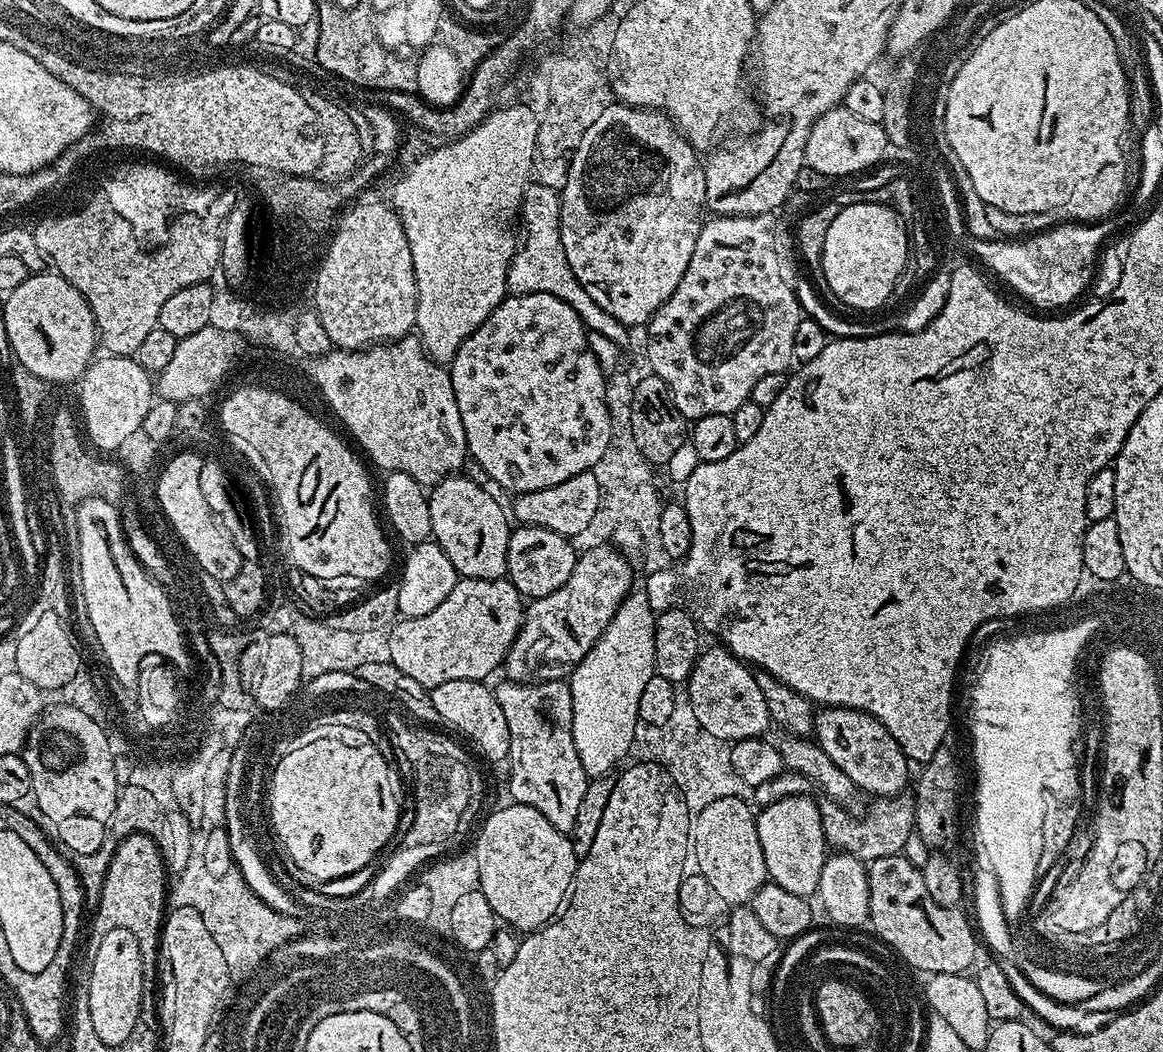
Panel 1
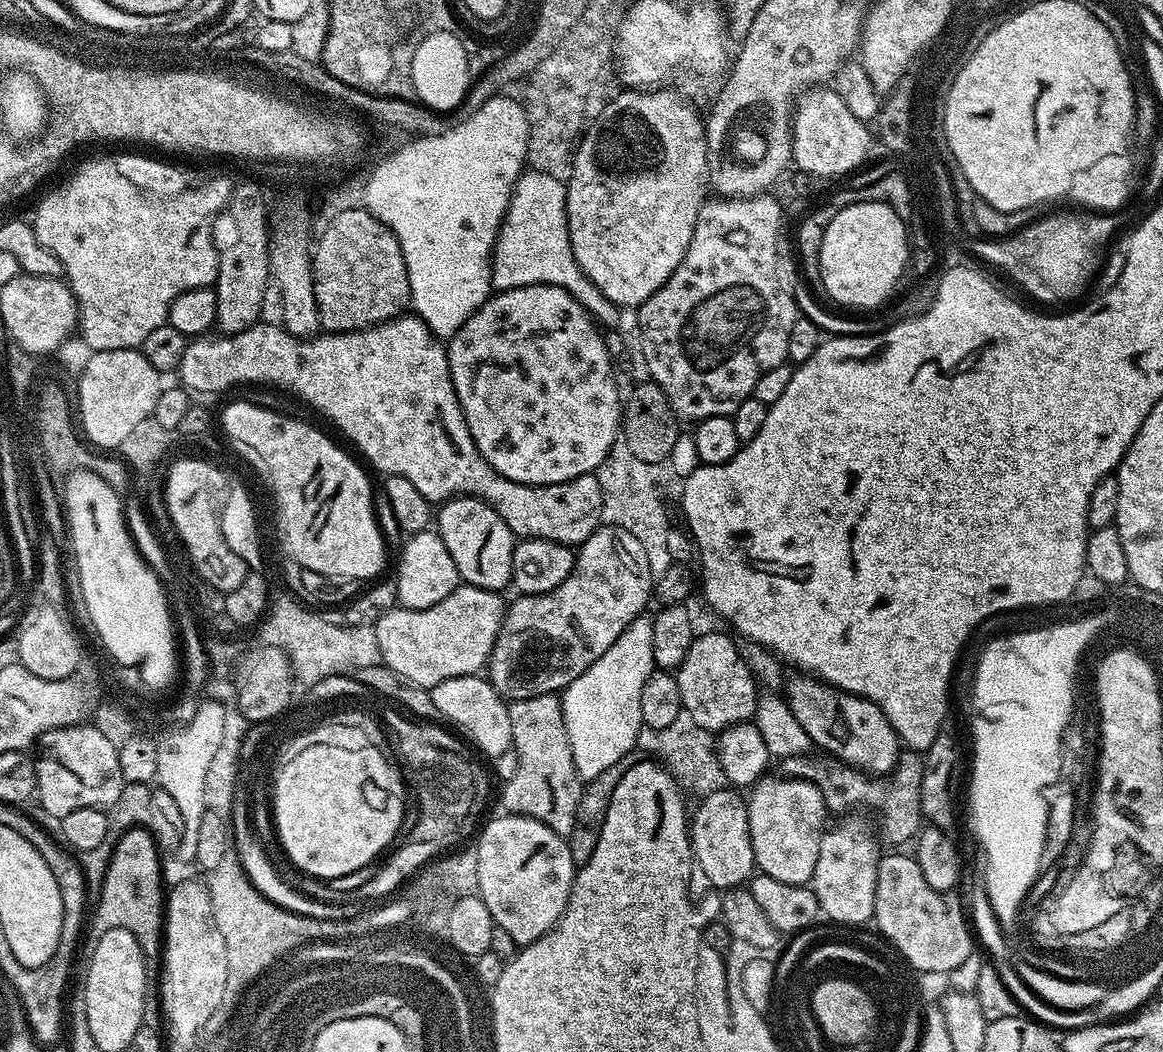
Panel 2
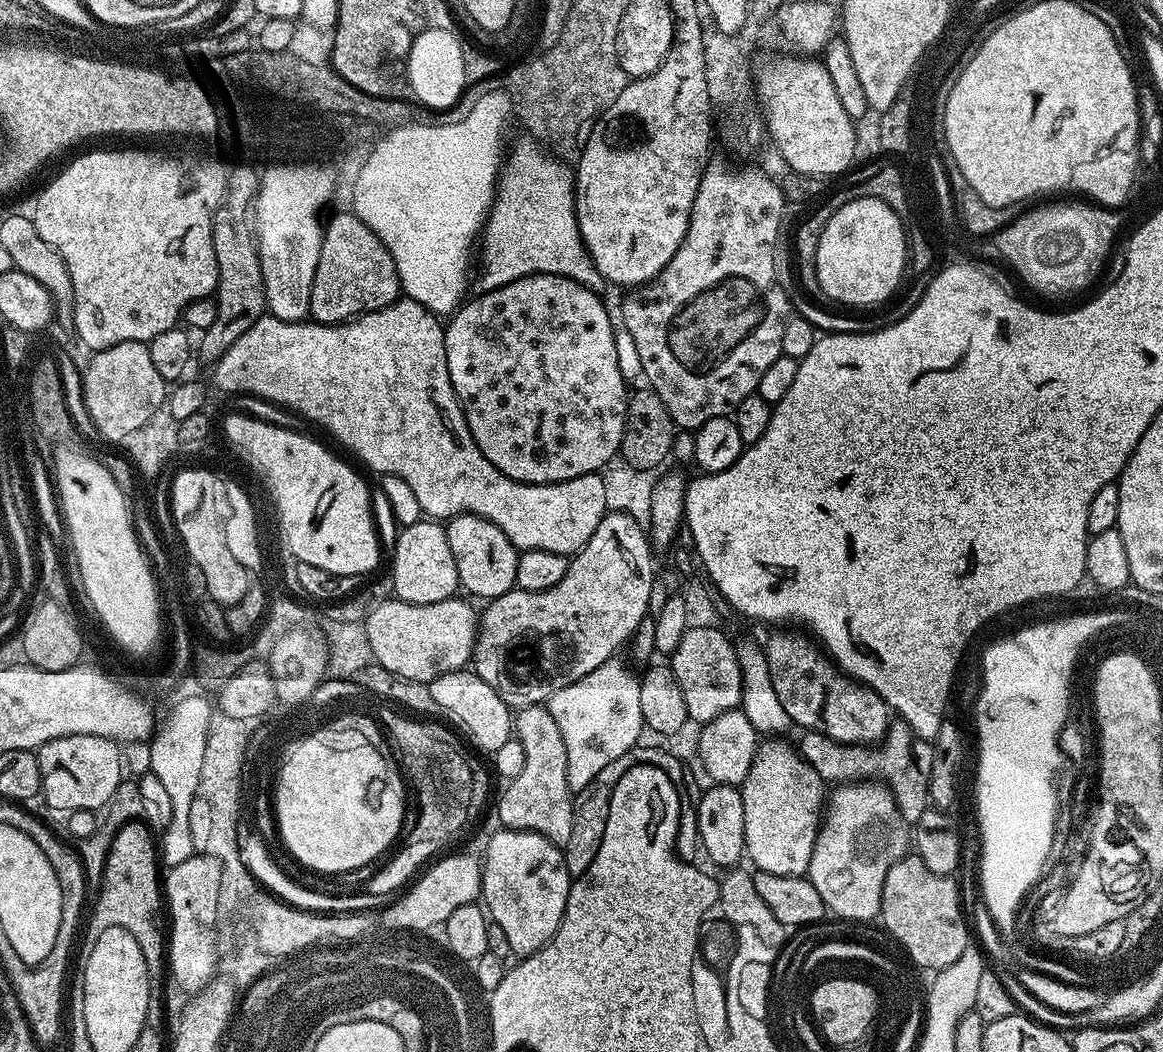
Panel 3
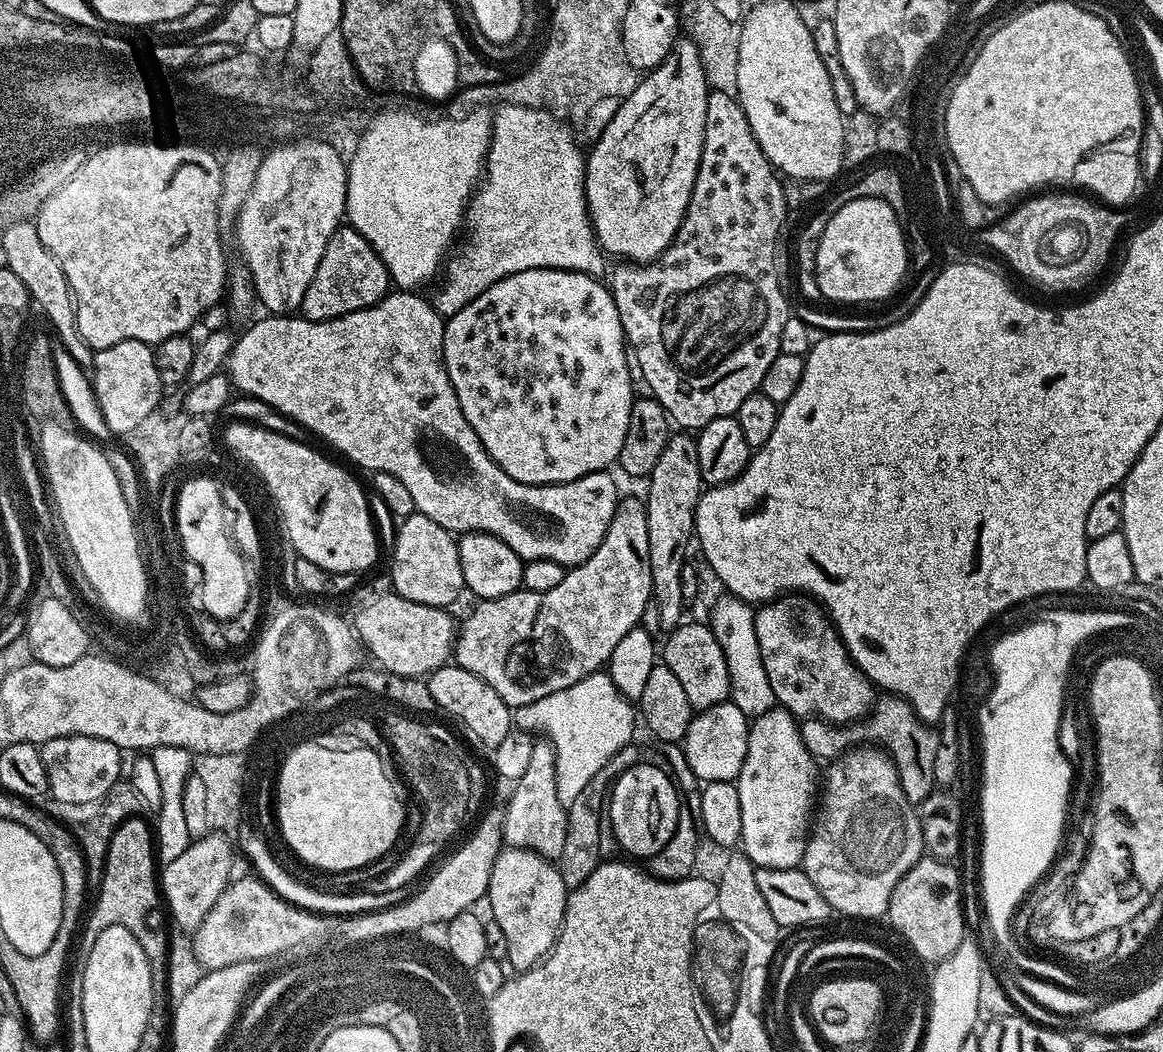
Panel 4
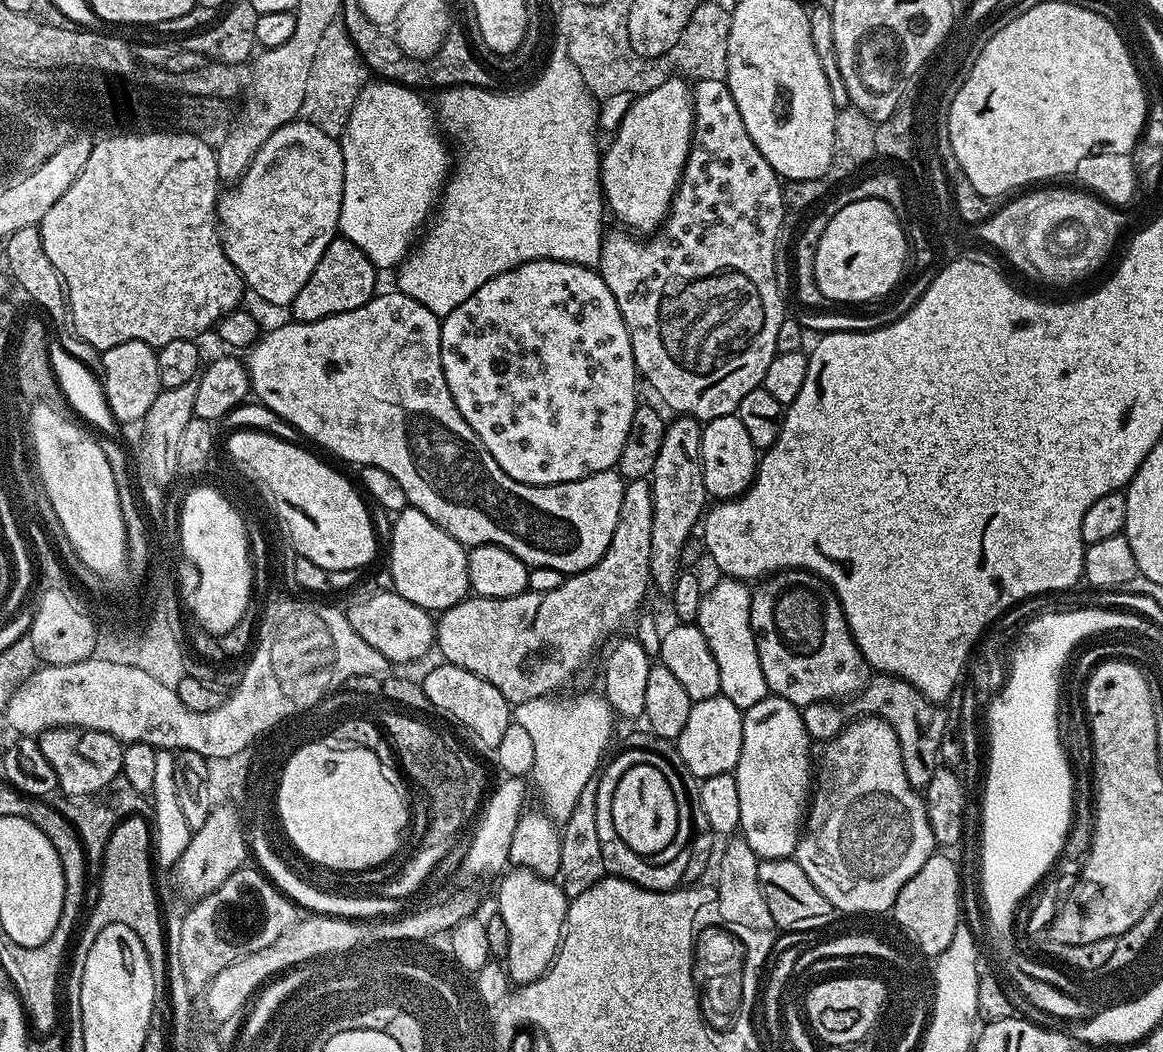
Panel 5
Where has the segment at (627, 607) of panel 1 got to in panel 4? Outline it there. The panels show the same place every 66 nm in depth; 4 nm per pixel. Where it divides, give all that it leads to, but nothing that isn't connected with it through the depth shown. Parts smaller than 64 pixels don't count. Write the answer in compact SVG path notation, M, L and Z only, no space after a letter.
M607 671L590 673L585 680L574 682L574 686L566 686L566 690L554 690L554 694L546 694L546 698L538 698L538 702L530 702L526 706L515 709L514 724L517 729L528 732L540 732L556 752L556 781L558 782L558 802L565 806L572 804L574 798L582 793L586 784L594 774L609 762L628 744L633 743L632 731L638 728L638 712L633 701L624 697L608 676Z

